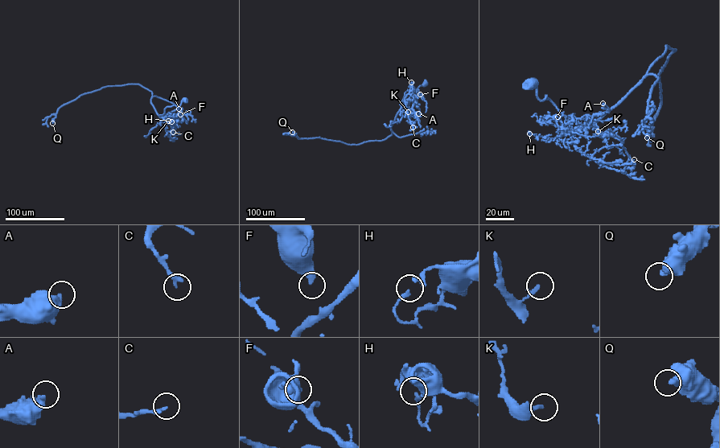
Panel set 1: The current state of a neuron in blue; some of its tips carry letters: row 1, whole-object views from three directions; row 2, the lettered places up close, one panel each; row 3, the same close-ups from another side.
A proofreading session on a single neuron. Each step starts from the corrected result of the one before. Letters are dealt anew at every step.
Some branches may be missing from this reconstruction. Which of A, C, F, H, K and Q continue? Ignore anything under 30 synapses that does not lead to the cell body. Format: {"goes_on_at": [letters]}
{"goes_on_at": []}

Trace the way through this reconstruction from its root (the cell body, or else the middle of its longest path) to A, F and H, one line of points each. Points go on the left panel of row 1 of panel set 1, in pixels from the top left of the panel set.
A: (185, 100), (178, 107), (166, 107), (164, 113), (159, 115), (162, 117), (178, 108)
F: (185, 100), (178, 107), (166, 107), (159, 115), (170, 121), (178, 113), (182, 118), (176, 115), (180, 114)
H: (185, 100), (178, 107), (166, 107), (164, 113), (159, 115), (165, 121), (171, 121)

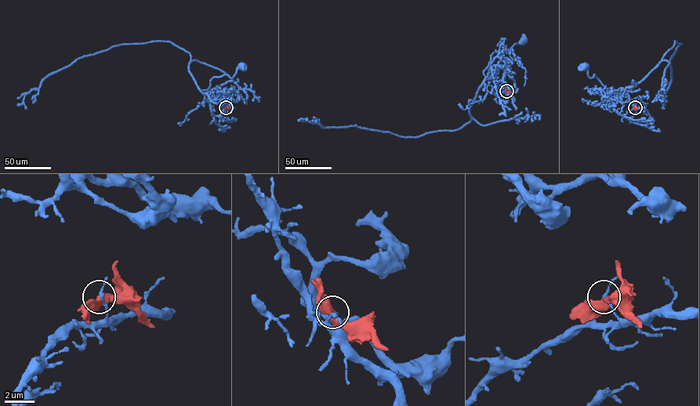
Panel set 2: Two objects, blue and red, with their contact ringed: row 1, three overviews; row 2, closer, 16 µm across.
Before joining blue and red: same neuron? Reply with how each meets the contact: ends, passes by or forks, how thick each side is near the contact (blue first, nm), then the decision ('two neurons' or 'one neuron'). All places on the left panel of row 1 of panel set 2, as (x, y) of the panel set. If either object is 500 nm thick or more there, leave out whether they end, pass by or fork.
blue passes by; red passes by; 160 nm thick on the blue side, 440 nm on the other; two neurons

